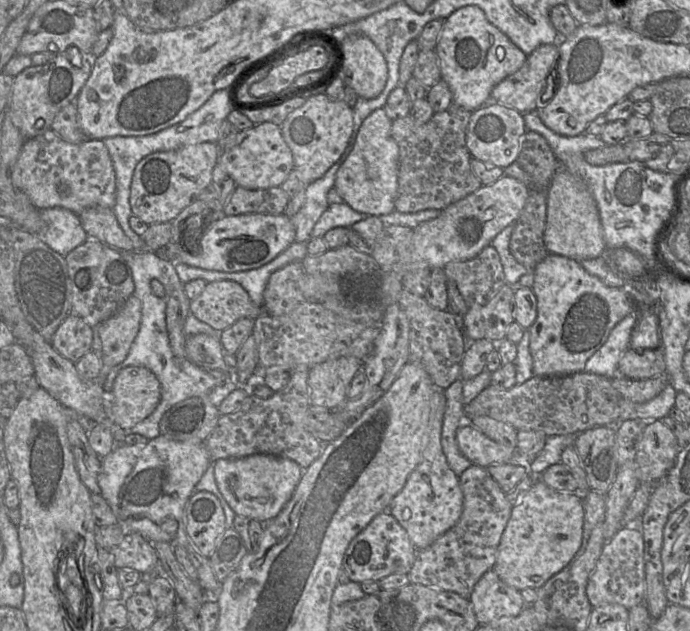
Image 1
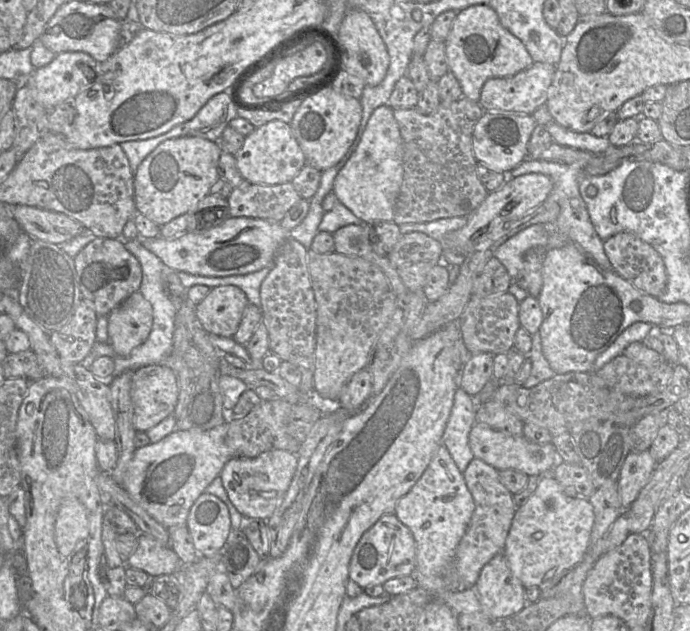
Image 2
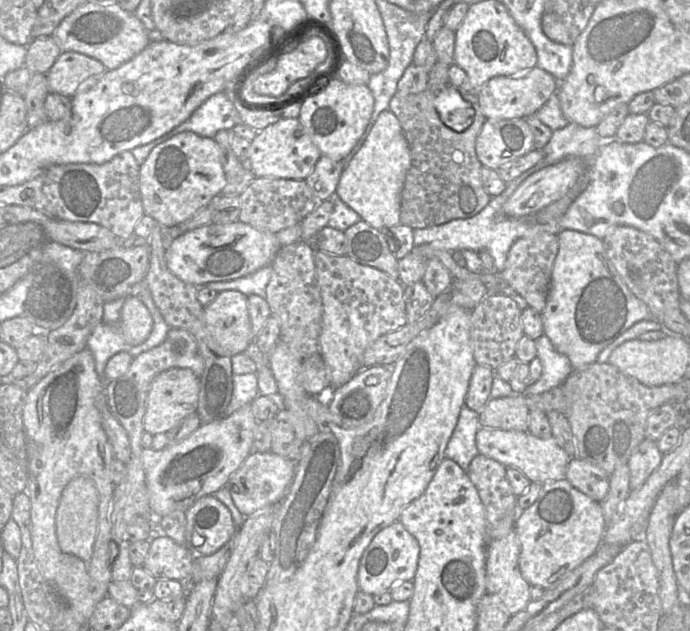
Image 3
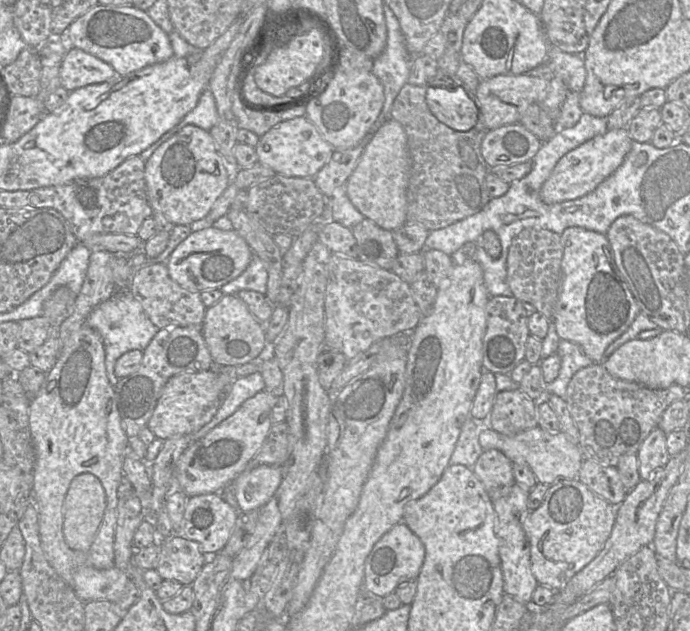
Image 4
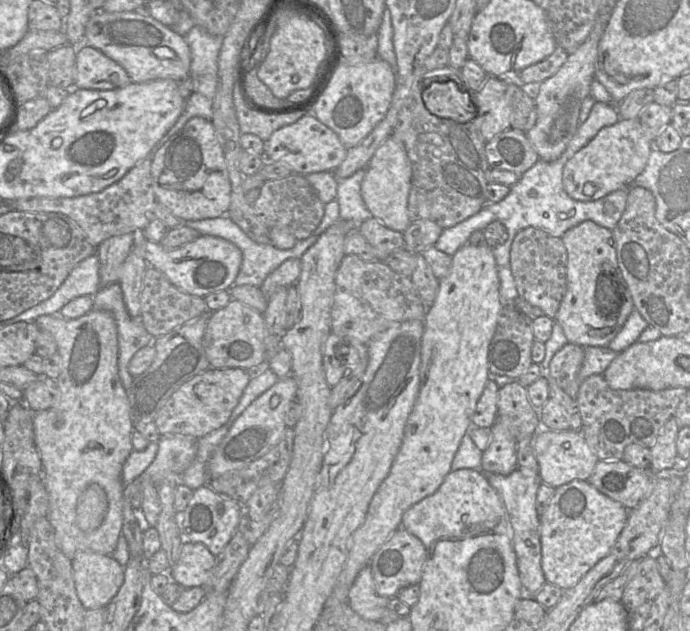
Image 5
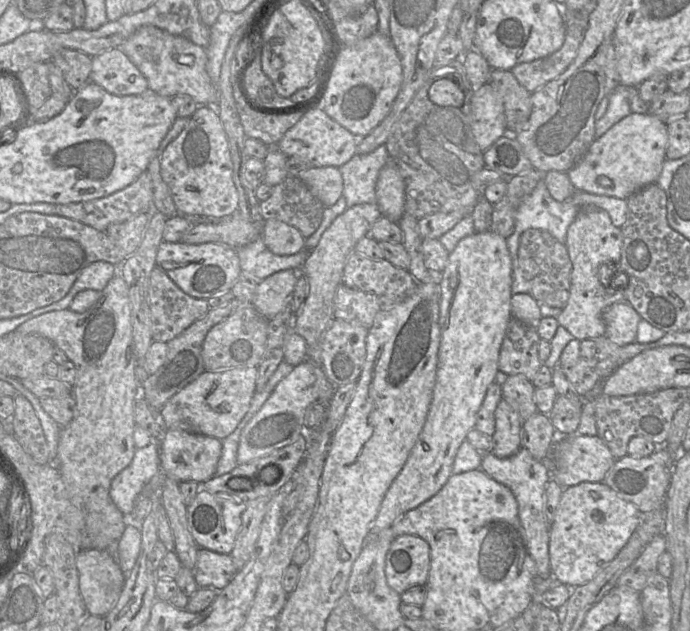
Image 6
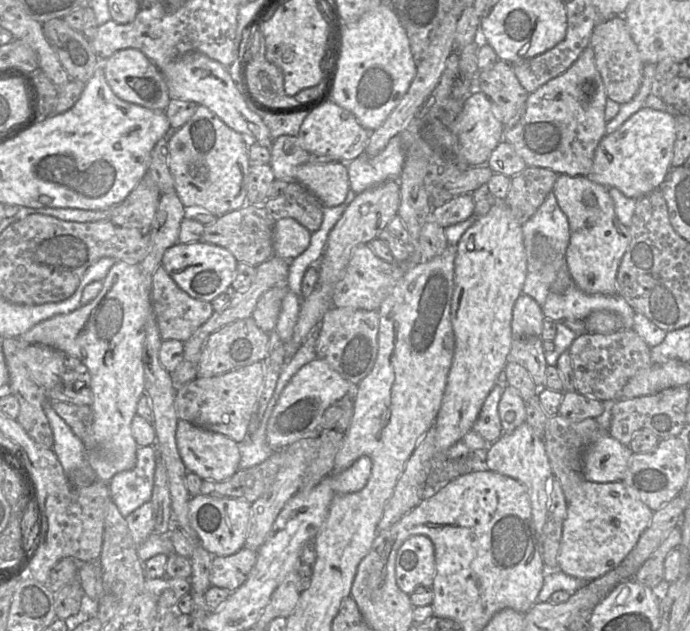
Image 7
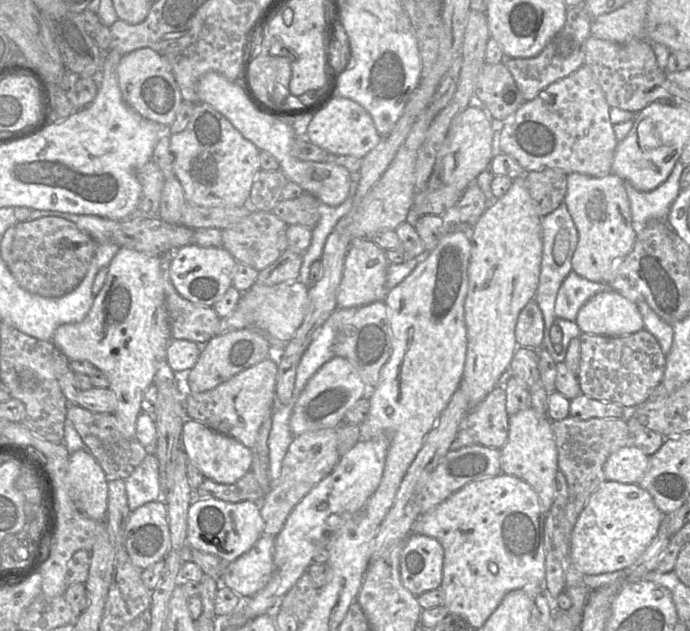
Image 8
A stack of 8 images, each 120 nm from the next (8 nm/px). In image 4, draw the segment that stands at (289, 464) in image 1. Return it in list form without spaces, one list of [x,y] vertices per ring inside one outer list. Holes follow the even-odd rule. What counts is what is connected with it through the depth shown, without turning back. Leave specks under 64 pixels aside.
[[[259,465],[251,470],[245,469],[232,482],[238,508],[243,512],[259,510],[273,497],[280,486],[281,480],[281,466]]]

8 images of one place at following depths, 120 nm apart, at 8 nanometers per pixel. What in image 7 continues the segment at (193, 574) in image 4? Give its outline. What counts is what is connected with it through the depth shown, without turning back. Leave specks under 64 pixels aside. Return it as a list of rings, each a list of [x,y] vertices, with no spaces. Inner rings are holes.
[[[246,547],[229,556],[214,556],[210,573],[211,586],[235,591],[246,581],[256,560],[257,551]]]

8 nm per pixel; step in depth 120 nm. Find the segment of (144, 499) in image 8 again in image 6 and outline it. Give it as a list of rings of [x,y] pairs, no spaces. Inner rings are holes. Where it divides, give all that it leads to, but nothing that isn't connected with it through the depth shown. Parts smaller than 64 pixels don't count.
[[[152,442],[136,448],[128,467],[116,475],[110,486],[110,497],[124,516],[130,515],[145,486],[159,471],[159,445]]]

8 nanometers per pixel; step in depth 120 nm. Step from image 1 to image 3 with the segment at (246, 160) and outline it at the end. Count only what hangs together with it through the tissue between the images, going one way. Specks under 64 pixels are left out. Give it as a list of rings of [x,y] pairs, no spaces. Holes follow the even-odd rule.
[[[283,118],[267,126],[257,132],[250,144],[250,156],[246,166],[256,178],[305,180],[322,156],[298,118]]]

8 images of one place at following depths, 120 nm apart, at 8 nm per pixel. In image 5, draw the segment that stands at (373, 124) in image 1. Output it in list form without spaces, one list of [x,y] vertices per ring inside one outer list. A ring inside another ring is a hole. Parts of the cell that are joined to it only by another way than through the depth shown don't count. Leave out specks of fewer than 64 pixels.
[[[390,136],[375,151],[361,184],[362,199],[372,216],[387,228],[402,233],[411,223],[408,216],[411,174],[411,163],[404,145]]]

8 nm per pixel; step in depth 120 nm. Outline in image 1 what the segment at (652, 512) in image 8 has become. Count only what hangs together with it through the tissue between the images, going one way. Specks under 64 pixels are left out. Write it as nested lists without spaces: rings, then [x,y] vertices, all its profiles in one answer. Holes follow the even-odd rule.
[[[536,479],[518,503],[512,506],[511,516],[503,531],[493,567],[499,578],[519,591],[527,588],[539,589],[552,576],[566,567],[582,543],[584,508],[581,493],[560,492]]]

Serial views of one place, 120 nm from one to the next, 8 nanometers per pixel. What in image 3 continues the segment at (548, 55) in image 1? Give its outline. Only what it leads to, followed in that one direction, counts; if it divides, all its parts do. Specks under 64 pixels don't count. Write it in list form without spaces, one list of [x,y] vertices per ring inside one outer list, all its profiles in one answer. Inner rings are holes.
[[[535,66],[523,73],[494,76],[478,91],[478,99],[486,119],[502,120],[534,115],[556,93],[559,81],[549,72]]]

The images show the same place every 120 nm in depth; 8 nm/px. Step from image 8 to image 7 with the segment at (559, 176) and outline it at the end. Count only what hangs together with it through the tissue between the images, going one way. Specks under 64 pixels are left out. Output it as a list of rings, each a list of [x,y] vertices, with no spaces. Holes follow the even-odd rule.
[[[526,167],[511,177],[511,186],[505,198],[518,222],[523,225],[545,201],[559,174],[542,167]]]

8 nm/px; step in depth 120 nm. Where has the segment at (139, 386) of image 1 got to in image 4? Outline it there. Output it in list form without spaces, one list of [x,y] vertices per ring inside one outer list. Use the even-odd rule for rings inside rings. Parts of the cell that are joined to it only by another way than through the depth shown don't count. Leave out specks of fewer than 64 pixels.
[[[212,370],[181,373],[171,377],[158,399],[147,427],[162,440],[191,435],[209,423],[221,405],[218,377]]]

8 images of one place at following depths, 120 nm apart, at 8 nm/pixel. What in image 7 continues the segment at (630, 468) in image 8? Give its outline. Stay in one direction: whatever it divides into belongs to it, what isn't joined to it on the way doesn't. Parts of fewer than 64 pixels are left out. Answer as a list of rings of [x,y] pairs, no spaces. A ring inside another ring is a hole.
[[[606,434],[588,446],[582,454],[582,474],[586,481],[609,483],[622,481],[633,452],[629,446]]]

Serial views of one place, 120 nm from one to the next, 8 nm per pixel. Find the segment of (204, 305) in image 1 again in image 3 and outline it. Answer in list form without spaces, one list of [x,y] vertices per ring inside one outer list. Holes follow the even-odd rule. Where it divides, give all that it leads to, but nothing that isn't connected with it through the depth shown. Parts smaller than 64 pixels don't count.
[[[236,290],[218,292],[216,298],[204,307],[206,325],[220,348],[232,357],[242,354],[254,342],[247,296]]]

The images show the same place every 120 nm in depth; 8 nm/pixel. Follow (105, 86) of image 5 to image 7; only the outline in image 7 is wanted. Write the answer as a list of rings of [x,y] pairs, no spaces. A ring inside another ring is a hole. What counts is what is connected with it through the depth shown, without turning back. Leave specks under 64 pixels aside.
[[[122,49],[109,58],[100,60],[109,86],[120,99],[151,110],[166,110],[171,98],[163,74],[141,51]]]

